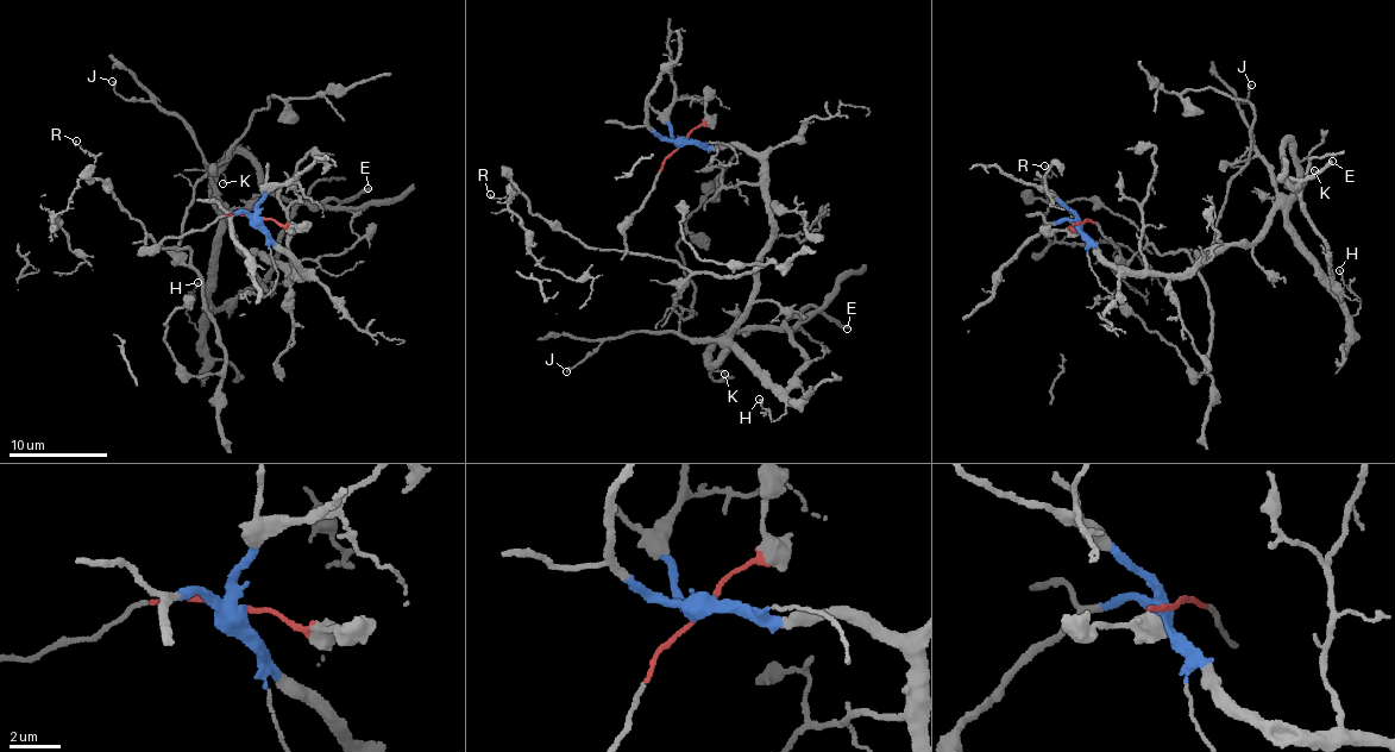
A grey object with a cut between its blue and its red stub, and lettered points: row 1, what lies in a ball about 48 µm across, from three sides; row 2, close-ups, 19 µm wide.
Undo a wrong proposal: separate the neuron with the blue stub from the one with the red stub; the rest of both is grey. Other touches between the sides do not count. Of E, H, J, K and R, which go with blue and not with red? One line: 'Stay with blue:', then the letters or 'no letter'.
Stay with blue: E, H, J, K

